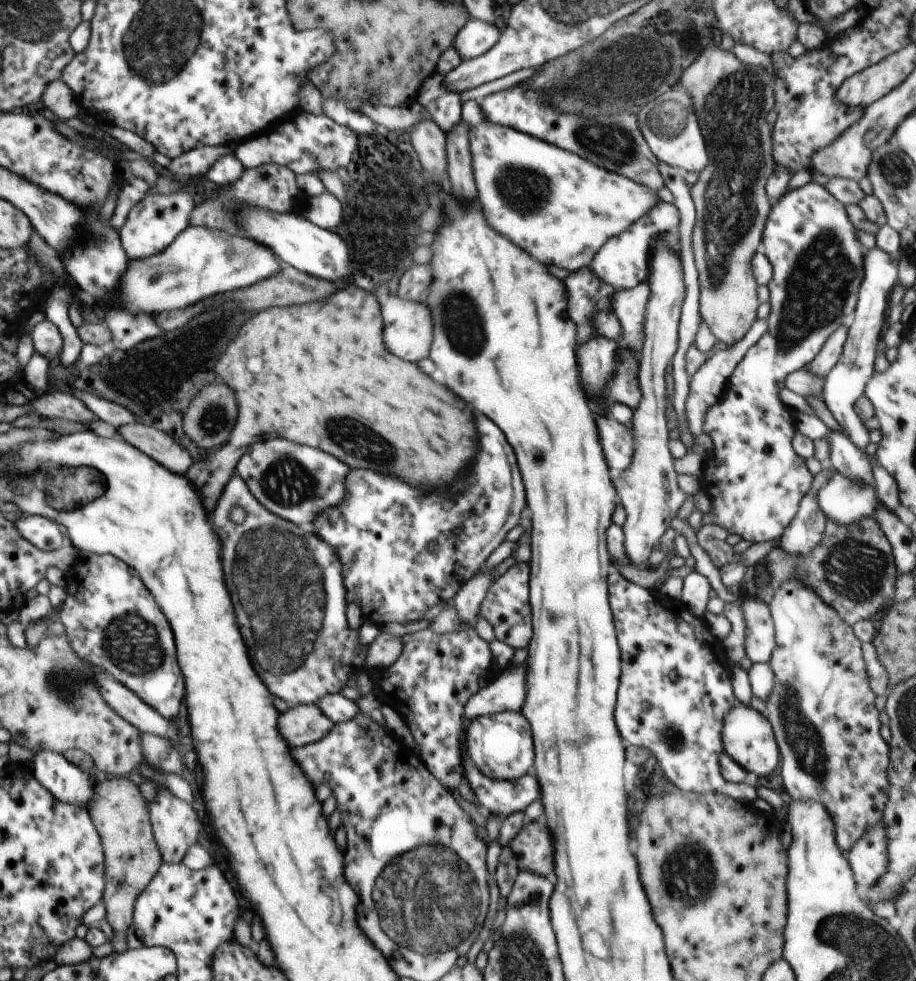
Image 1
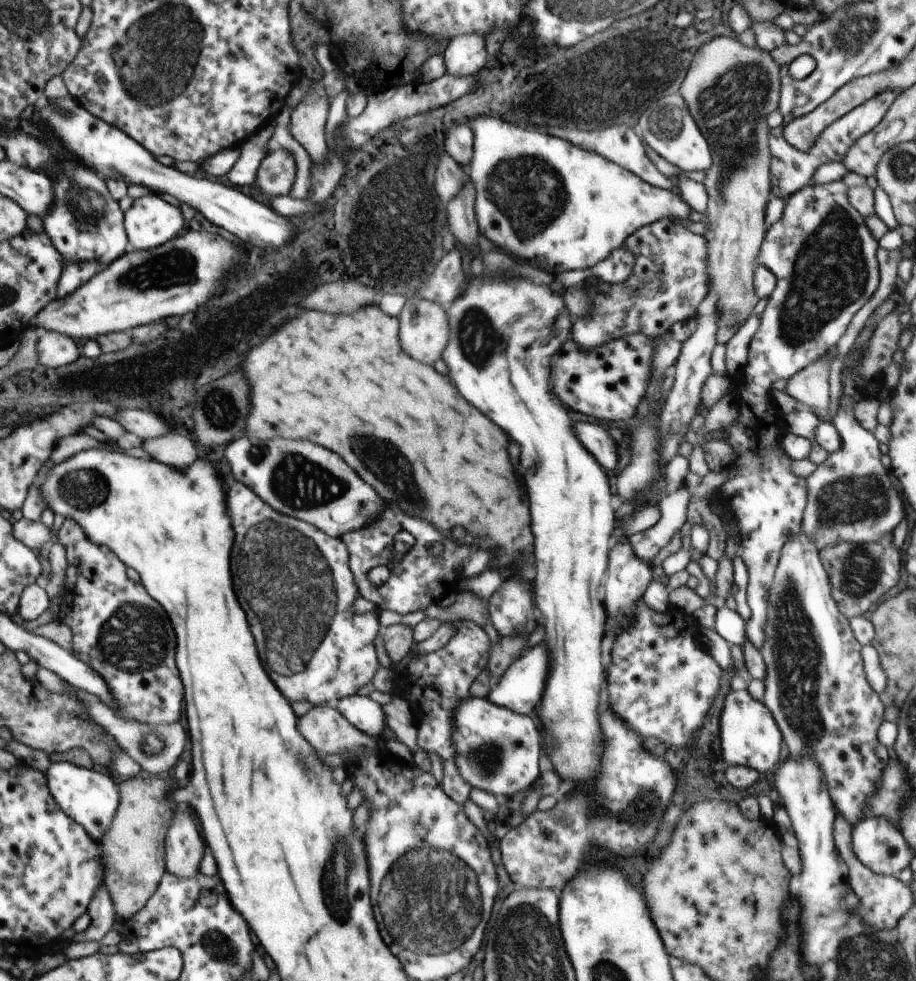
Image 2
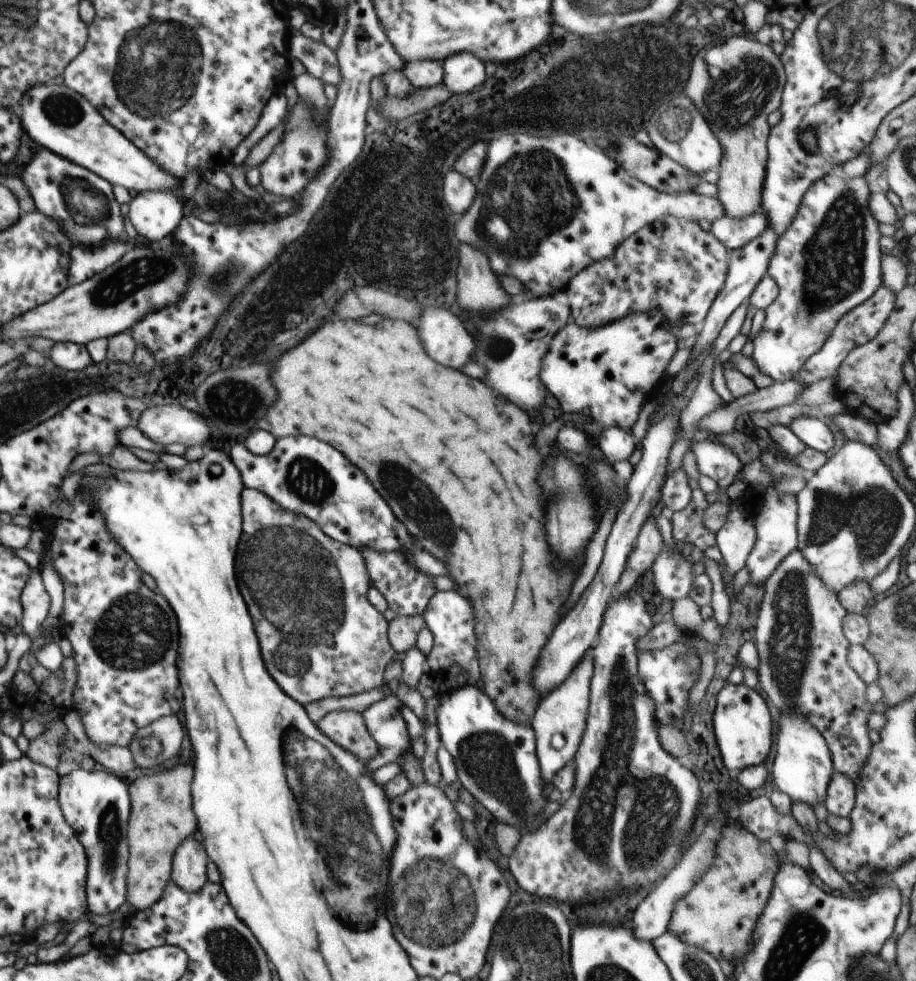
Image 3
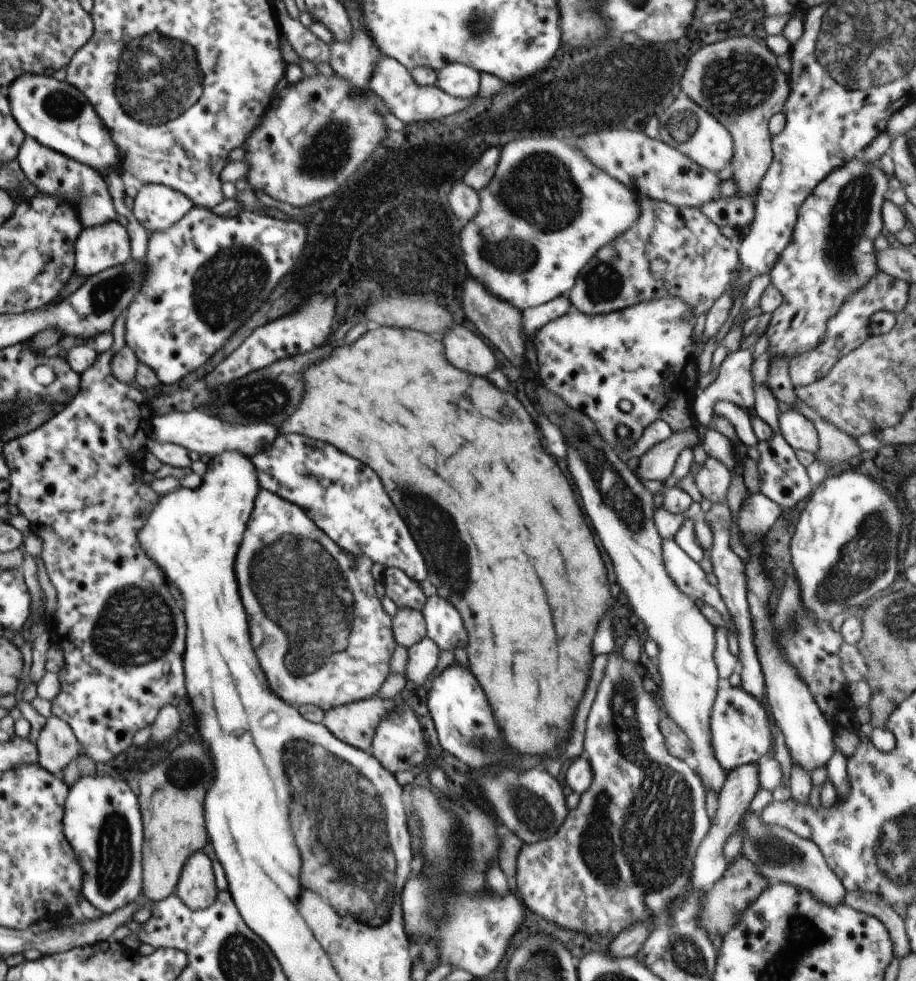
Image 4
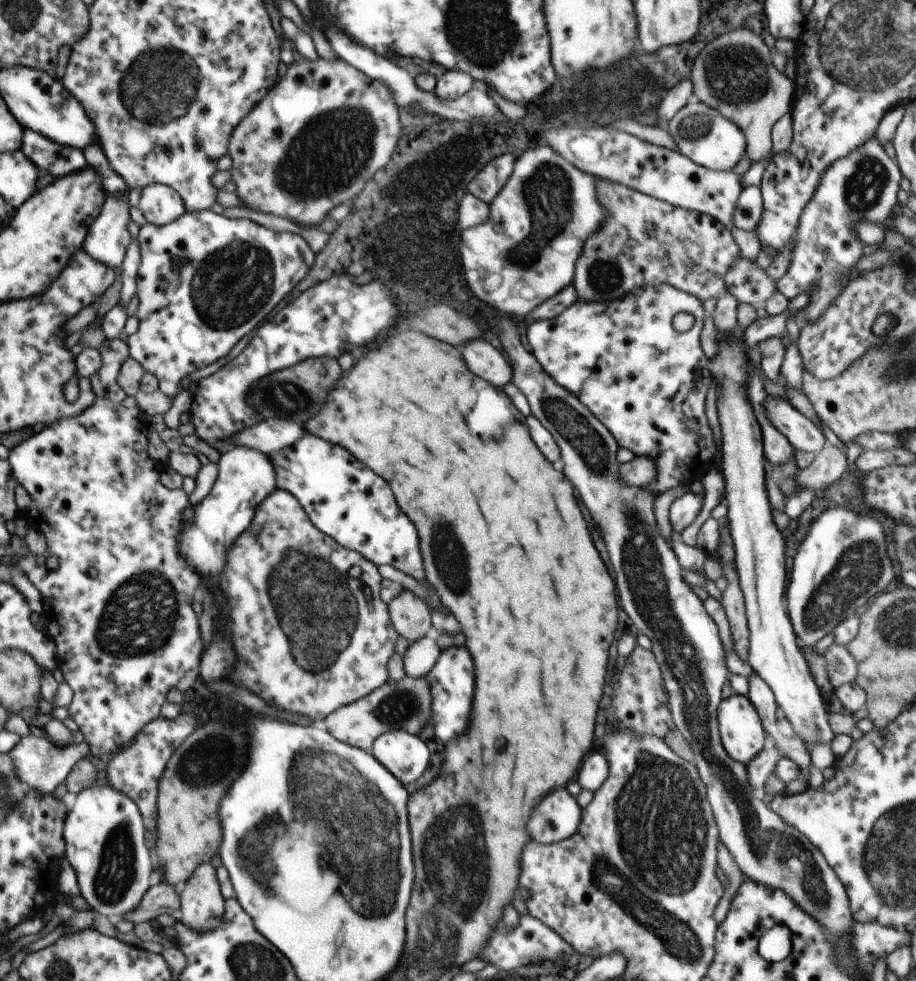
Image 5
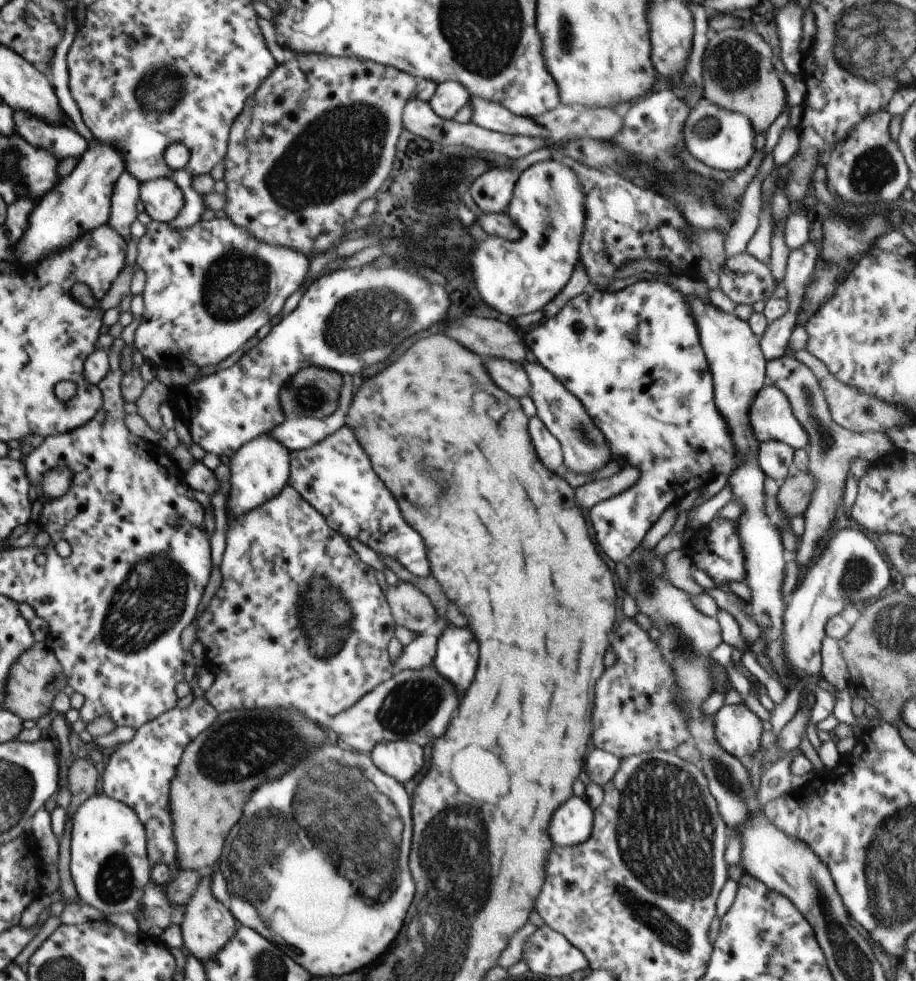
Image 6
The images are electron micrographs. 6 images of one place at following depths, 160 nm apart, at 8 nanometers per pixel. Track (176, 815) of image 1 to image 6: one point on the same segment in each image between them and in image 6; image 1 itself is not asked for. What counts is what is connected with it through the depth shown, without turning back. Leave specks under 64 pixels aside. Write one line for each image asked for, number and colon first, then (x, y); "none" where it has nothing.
2: (184, 848)
3: (189, 871)
4: (196, 888)
5: (202, 905)
6: (208, 925)

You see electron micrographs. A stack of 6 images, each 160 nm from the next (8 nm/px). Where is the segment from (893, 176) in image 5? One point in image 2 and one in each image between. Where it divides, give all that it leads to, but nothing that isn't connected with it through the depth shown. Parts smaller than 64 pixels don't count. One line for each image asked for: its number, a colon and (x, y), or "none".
2: (823, 256)
3: (828, 261)
4: (831, 255)

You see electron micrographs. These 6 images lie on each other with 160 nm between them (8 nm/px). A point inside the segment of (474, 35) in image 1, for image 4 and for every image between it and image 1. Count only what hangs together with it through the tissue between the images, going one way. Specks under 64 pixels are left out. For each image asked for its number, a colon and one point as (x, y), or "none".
2: (464, 56)
3: (464, 72)
4: (458, 80)

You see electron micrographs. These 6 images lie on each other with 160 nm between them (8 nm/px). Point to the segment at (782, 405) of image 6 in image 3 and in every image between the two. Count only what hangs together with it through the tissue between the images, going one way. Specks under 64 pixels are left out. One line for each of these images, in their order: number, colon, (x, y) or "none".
3: (815, 434)
4: (799, 432)
5: (805, 436)

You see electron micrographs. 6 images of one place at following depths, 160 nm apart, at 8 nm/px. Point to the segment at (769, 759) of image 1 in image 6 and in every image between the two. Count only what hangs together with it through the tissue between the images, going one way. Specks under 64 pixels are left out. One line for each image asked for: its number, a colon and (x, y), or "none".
2: (749, 736)
3: (742, 723)
4: (740, 730)
5: (742, 733)
6: (737, 730)

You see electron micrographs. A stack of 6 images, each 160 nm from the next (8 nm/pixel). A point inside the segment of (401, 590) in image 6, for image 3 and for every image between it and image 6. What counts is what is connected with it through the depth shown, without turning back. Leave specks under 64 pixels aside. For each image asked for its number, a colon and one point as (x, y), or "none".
3: (403, 630)
4: (409, 627)
5: (410, 615)

